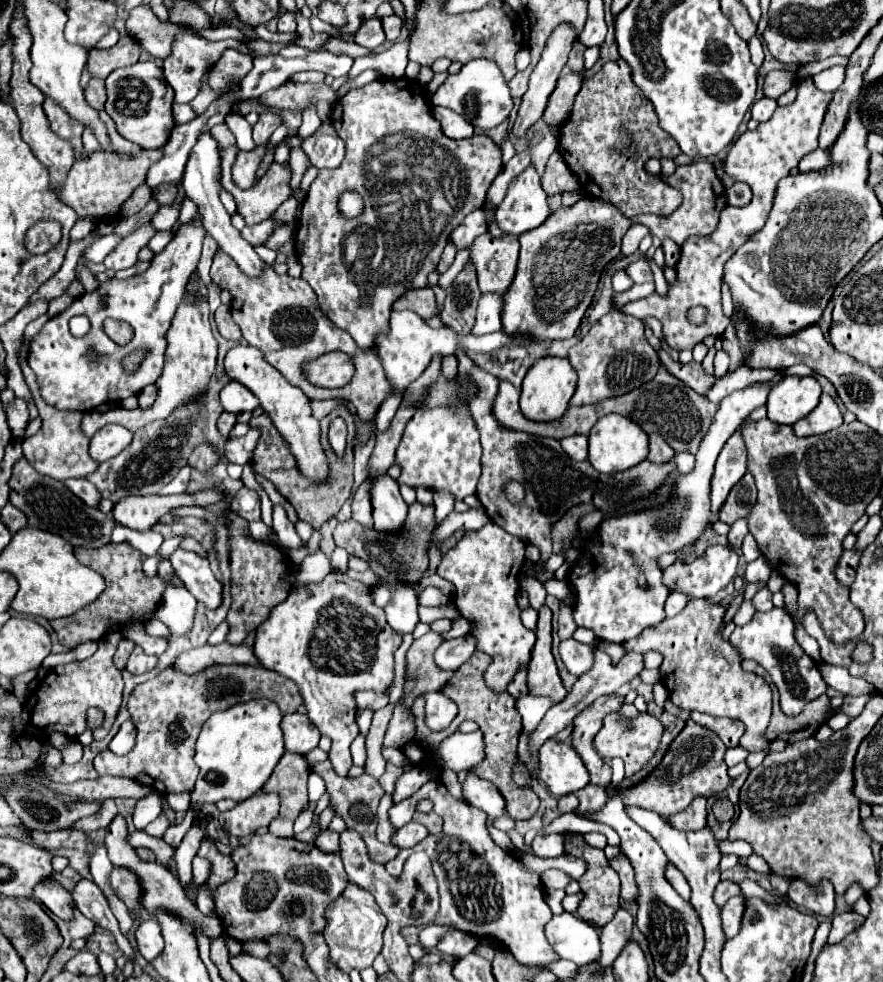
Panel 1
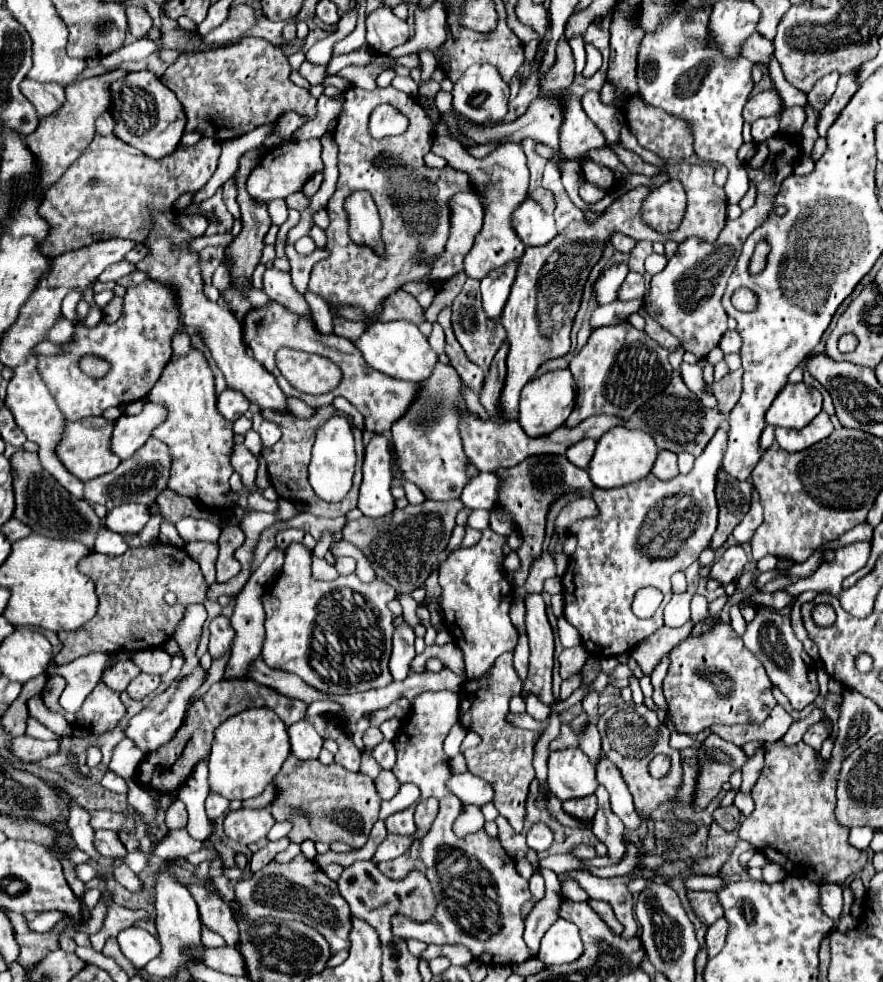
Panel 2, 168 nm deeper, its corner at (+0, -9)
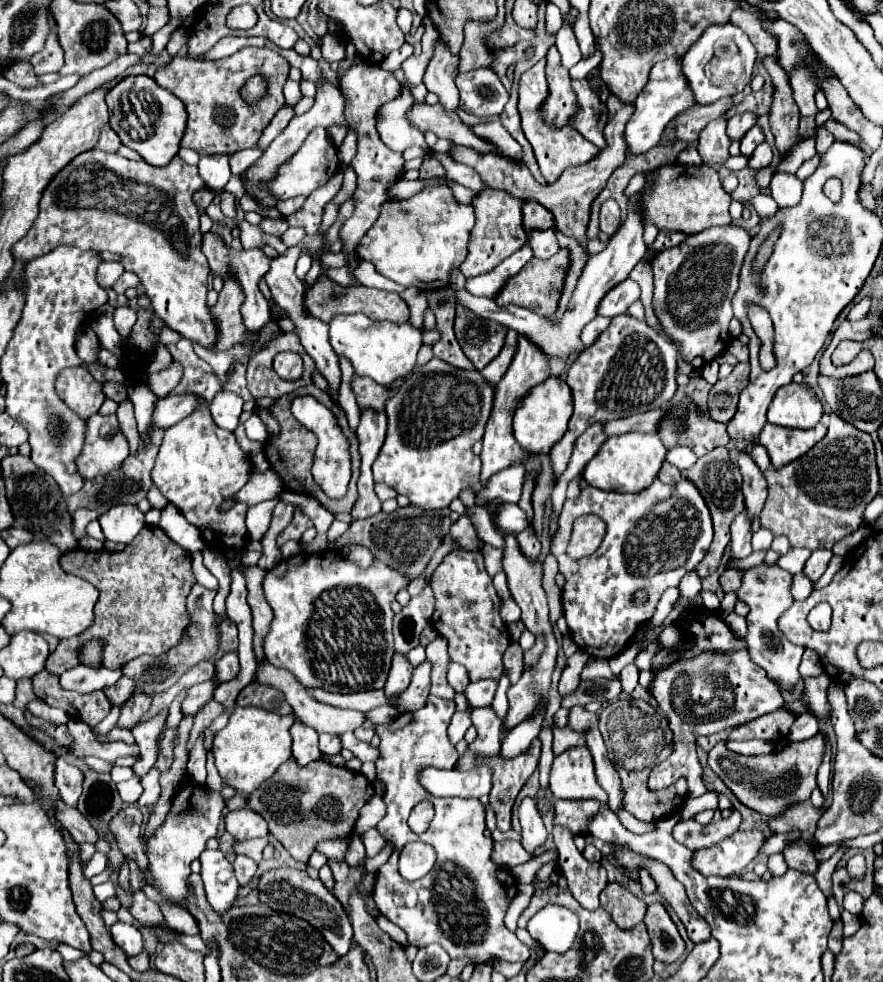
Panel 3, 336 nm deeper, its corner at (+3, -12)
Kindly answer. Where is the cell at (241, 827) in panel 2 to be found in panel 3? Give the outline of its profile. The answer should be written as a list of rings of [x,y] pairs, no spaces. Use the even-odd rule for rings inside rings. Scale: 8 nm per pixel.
[[[249,808],[229,812],[225,816],[225,828],[235,840],[251,840],[251,838],[261,838],[269,834],[267,822],[261,818],[261,814]]]

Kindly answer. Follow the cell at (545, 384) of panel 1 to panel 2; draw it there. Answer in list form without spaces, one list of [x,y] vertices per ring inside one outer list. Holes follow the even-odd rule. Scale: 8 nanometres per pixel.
[[[556,369],[556,371],[544,373],[540,377],[534,377],[522,389],[518,423],[526,431],[526,435],[530,435],[530,437],[548,435],[568,419],[568,415],[574,407],[574,399],[576,399],[576,389],[574,389],[574,379],[568,369]]]

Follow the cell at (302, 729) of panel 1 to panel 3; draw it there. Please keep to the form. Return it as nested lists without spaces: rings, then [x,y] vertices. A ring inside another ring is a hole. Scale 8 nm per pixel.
[[[297,720],[291,726],[291,736],[293,736],[293,758],[297,760],[299,766],[307,766],[307,762],[321,758],[315,728]]]

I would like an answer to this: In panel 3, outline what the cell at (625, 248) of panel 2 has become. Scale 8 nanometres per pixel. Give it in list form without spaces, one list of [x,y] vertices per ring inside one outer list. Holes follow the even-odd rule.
[[[607,200],[600,208],[599,228],[605,236],[613,236],[619,230],[621,224],[621,212],[619,204],[615,200]]]

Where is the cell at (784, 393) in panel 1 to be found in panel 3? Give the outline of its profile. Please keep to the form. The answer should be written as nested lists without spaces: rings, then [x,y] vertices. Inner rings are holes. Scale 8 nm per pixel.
[[[809,384],[781,386],[769,406],[767,420],[785,428],[815,428],[823,416],[823,406]]]

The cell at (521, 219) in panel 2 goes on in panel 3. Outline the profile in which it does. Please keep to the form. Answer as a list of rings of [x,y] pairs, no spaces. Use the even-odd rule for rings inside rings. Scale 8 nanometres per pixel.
[[[551,228],[549,230],[535,230],[533,234],[529,234],[529,244],[533,246],[533,254],[541,260],[547,260],[559,252],[559,244],[557,244],[555,232]]]

